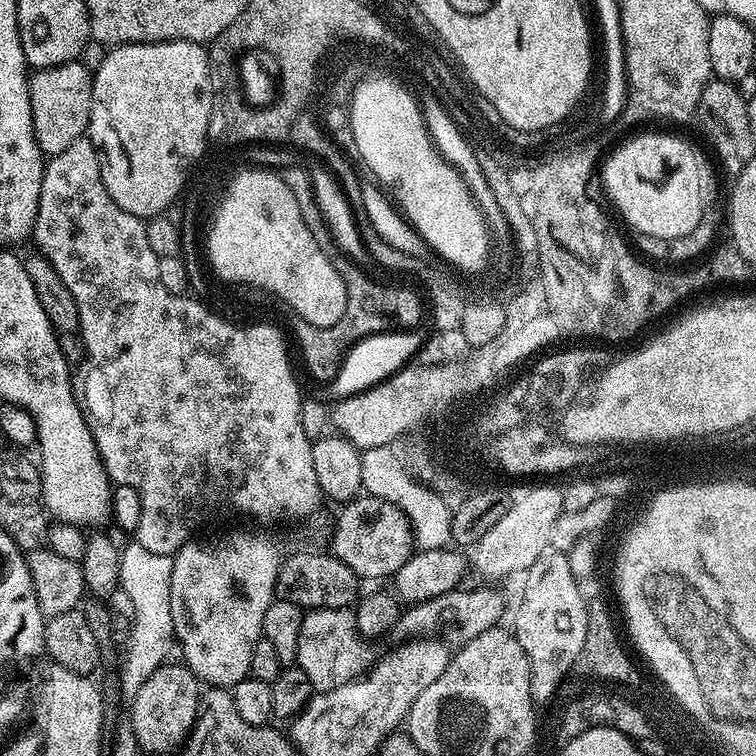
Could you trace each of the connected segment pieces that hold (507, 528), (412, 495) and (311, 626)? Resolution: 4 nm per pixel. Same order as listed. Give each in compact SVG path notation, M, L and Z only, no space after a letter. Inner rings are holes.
M540 482L537 488L528 488L520 497L513 499L509 503L506 514L502 514L499 520L478 542L471 545L472 560L470 556L470 568L480 576L485 576L485 581L496 582L503 576L512 576L515 572L519 574L527 573L538 558L549 551L552 532L556 529L556 524L564 515L564 494L559 487L555 488L555 483Z
M372 448L361 451L362 462L361 489L369 496L376 496L380 500L398 506L406 514L412 527L412 543L421 552L445 547L452 540L452 508L444 496L434 493L430 487L408 480L401 471L400 463L394 458L392 450Z
M321 606L305 611L302 630L298 633L296 664L310 678L316 692L329 692L331 688L364 675L374 663L372 648L356 629L356 613L352 608Z

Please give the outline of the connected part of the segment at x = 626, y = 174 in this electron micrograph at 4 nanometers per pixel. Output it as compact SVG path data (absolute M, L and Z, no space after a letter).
M635 136L628 138L633 140L625 139L625 144L617 152L610 153L608 161L607 156L603 161L602 179L607 199L616 203L625 222L637 233L656 235L658 238L678 238L689 234L698 226L706 207L704 180L700 177L700 160L695 150L676 136Z

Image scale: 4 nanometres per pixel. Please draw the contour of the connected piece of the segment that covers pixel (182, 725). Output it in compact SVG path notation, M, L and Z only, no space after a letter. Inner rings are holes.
M165 662L142 682L140 689L130 698L132 721L130 727L136 747L144 752L172 752L183 745L188 734L196 724L196 711L202 695L201 681L196 679L187 664Z

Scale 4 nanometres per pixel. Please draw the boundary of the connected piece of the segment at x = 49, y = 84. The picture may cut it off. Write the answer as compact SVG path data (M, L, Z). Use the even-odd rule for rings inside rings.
M79 62L38 68L31 73L28 82L30 114L34 122L34 138L45 157L62 154L70 142L87 133L92 105L92 78L90 69Z

